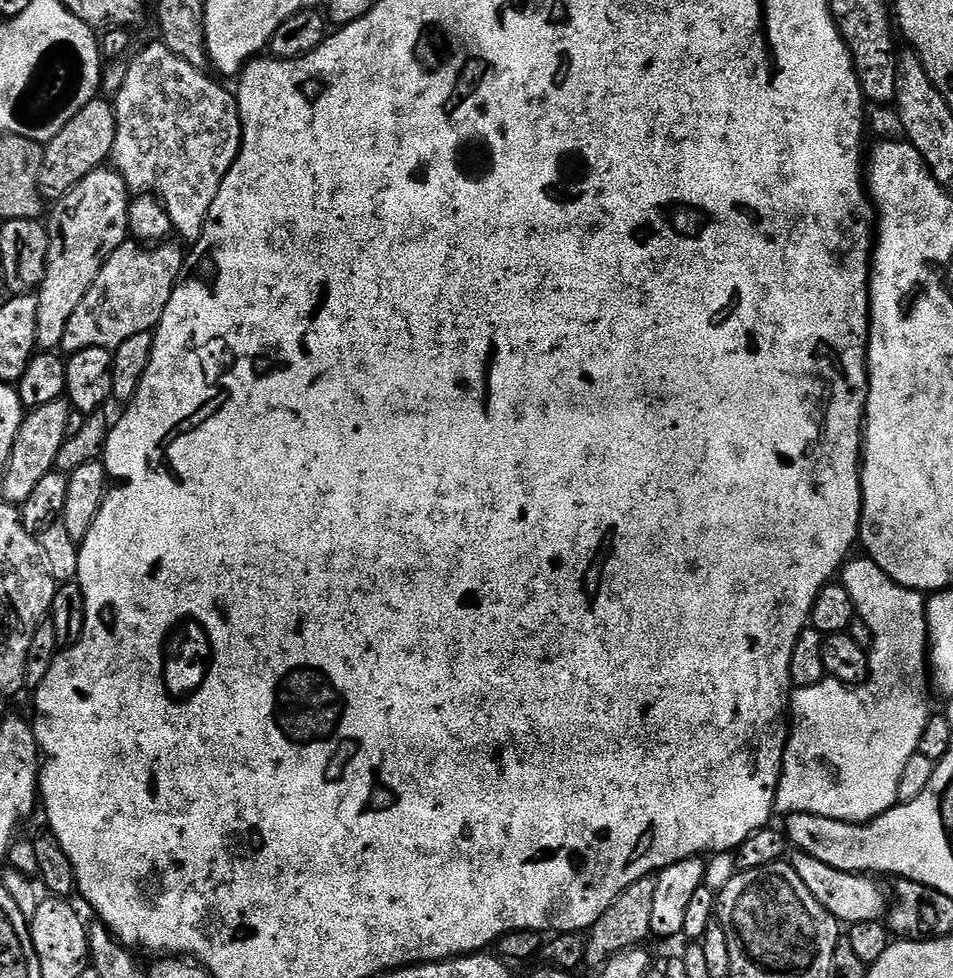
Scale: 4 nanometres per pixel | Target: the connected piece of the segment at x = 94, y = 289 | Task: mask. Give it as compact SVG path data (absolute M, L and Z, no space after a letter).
M125 242L110 254L110 258L102 266L98 278L90 286L86 298L78 302L78 310L70 314L70 322L66 322L66 334L62 334L60 348L65 353L81 352L91 348L114 350L126 342L126 338L134 338L134 334L152 332L159 324L166 310L166 302L170 302L170 294L181 279L186 268L186 252L173 242L161 242L155 246L145 246L140 242Z

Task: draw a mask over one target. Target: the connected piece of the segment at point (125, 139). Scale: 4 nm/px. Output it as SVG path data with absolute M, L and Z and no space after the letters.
M156 42L156 44L152 44L149 46L148 49L145 50L144 53L141 54L141 56L133 55L131 57L132 65L129 66L128 72L127 68L126 71L123 73L122 79L120 81L120 88L117 90L116 93L114 93L114 107L116 110L116 137L114 138L114 146L112 147L112 155L110 157L111 163L115 165L115 167L118 169L121 176L125 177L131 185L133 189L136 190L144 190L147 188L144 188L147 186L147 184L152 184L155 182L155 180L160 180L163 178L163 176L177 176L178 179L180 179L180 220L178 216L178 228L180 231L180 228L182 231L185 232L186 235L189 236L189 238L195 237L197 235L198 229L203 225L204 223L204 217L207 216L208 211L210 210L210 206L214 206L214 198L218 194L218 190L222 186L222 182L226 178L226 174L229 170L232 168L232 163L235 162L235 160L238 158L238 154L240 153L240 133L242 131L240 126L240 107L236 105L236 97L233 95L231 91L227 92L226 89L223 88L220 84L215 84L214 81L211 80L210 77L207 76L207 71L195 68L193 64L190 62L186 62L182 58L178 58L178 54L174 54L168 47L165 46L162 42Z

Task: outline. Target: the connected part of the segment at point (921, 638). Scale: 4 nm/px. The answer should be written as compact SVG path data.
M871 558L864 560L849 559L842 569L842 583L850 598L856 603L859 619L872 631L872 643L868 653L868 680L859 686L849 686L831 678L819 680L814 686L796 688L790 696L790 731L788 745L784 748L784 769L780 771L780 785L776 791L776 808L784 814L805 812L815 816L825 816L835 820L845 820L847 824L862 824L888 812L898 800L898 782L902 778L902 770L906 770L906 762L920 751L922 730L926 730L926 722L930 715L928 709L928 688L930 692L930 653L928 651L928 610L926 596L914 588L903 588L879 568Z

